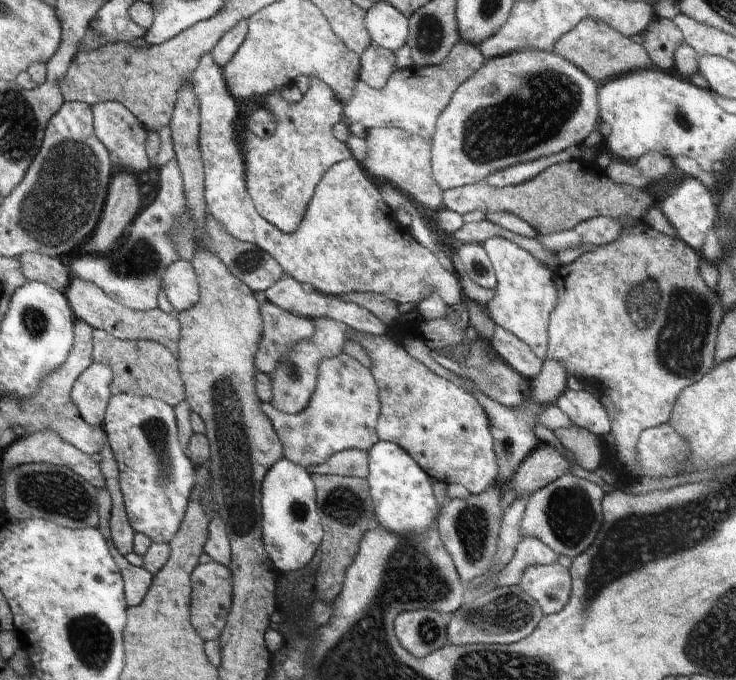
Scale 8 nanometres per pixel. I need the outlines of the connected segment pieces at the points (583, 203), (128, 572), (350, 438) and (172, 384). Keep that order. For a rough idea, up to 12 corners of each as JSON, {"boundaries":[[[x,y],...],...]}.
{"boundaries":[[[585,159],[494,188],[446,189],[442,208],[508,212],[540,235],[594,217],[643,222],[649,192]],[[112,538],[106,545],[123,578],[128,607],[142,604],[153,581],[143,566],[126,560]],[[319,362],[302,412],[259,406],[283,458],[305,469],[379,441],[369,368]],[[93,329],[112,395],[185,400],[177,358],[154,341]]]}

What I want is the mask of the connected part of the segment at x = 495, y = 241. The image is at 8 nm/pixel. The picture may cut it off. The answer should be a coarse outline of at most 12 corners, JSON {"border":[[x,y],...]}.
{"border":[[502,237],[484,247],[496,325],[546,360],[554,270]]}

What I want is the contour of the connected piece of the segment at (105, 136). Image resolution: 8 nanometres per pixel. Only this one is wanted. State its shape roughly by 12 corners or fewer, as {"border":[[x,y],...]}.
{"border":[[94,103],[96,136],[130,172],[152,165],[147,130],[122,103]]}

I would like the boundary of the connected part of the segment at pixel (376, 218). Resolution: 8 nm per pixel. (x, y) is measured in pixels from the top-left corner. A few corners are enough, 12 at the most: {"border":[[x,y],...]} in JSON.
{"border":[[210,53],[190,80],[207,212],[284,274],[342,297],[465,302],[353,157],[290,234],[262,218]]}

